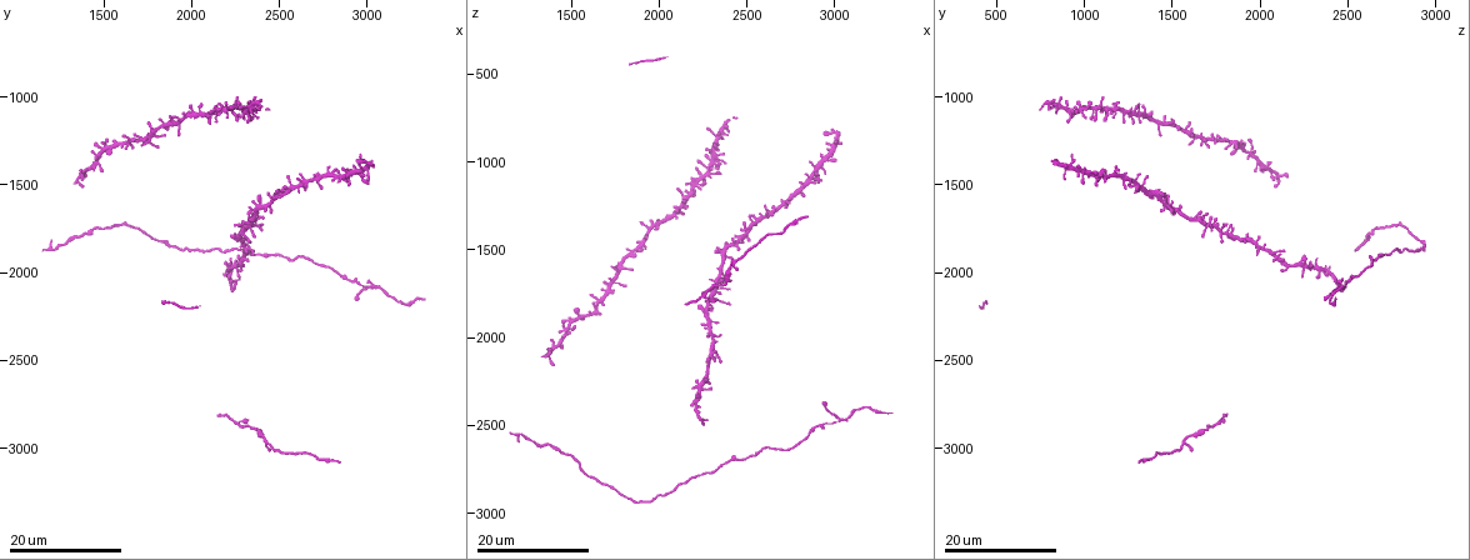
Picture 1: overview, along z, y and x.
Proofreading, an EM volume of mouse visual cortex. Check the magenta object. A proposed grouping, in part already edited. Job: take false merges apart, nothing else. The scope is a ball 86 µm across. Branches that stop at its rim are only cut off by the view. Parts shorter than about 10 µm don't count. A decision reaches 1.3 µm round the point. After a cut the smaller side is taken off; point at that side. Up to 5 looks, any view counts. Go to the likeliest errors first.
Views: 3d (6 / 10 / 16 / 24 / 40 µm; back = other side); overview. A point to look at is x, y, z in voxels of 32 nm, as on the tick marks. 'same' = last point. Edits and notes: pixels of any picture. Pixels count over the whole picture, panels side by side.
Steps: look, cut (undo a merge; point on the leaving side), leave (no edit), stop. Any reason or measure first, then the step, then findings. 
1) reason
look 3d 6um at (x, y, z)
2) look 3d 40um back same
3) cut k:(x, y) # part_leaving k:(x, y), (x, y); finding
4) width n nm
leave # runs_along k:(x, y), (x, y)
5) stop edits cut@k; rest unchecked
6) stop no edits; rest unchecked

branch point
look 3d 24um at (2280, 1980, 2140)

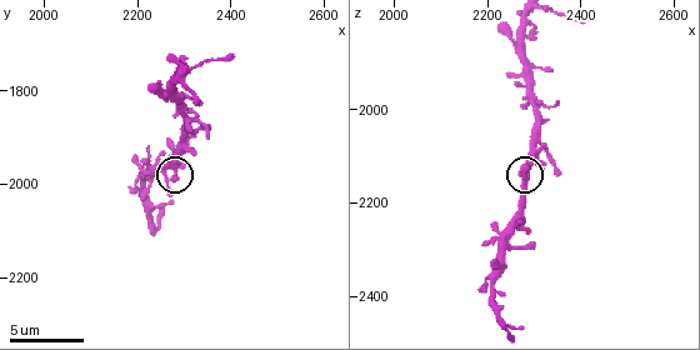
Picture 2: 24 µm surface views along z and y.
look 3d 10um at (2275, 1965, 2165)

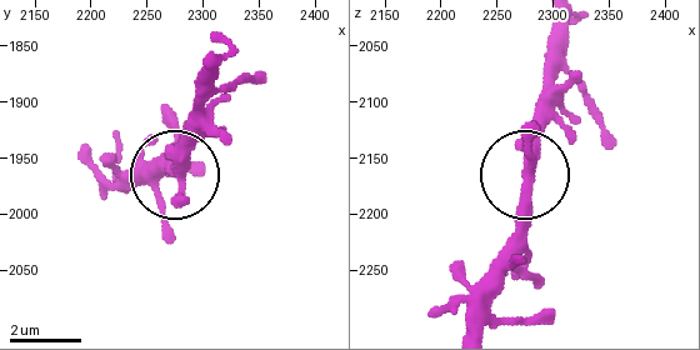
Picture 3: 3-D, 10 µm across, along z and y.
arms 3
leave # runs_along 3:(555, 21), (555, 110), (536, 146), (528, 218), (510, 263); continuous, no second neuron

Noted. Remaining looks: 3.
four arms meet
look 3d 24um at (2300, 1720, 1740)

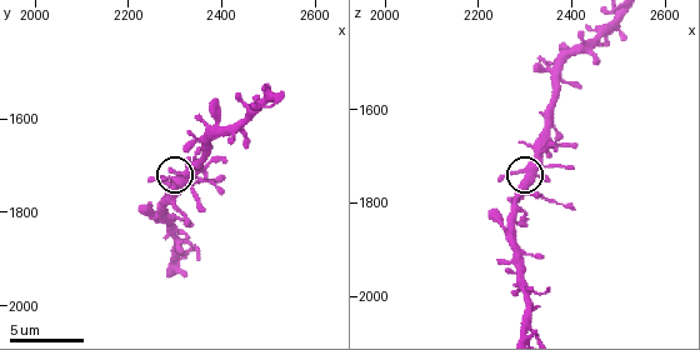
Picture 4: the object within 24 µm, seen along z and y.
closer look
look 3d 10um same

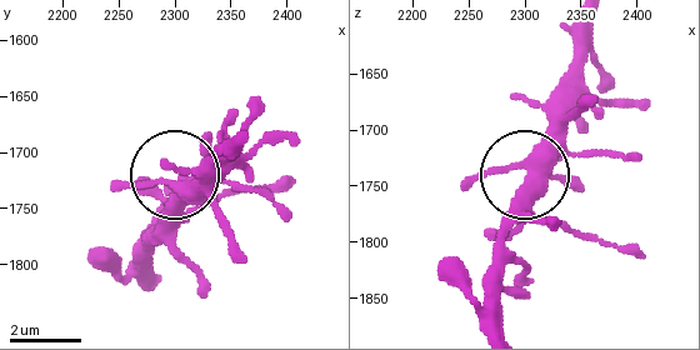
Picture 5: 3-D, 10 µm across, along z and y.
width 390 nm
leave # runs_along 5:(541, 175), (526, 175), (524, 201), (503, 225); one neuron here

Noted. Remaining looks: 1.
stop no edits; rest unchecked

